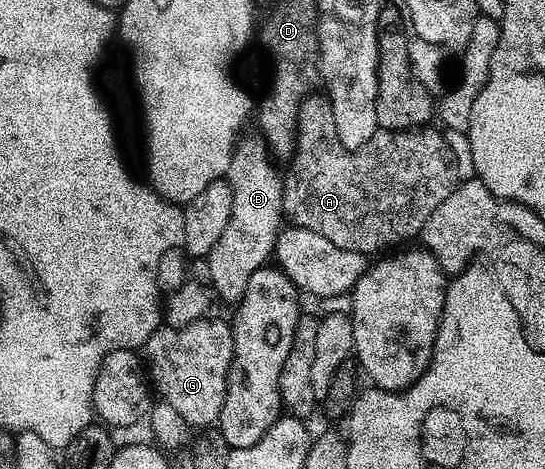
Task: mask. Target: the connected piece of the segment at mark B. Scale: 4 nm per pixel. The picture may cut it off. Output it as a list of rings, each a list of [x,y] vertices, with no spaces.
[[[241,136],[237,140],[236,150],[230,159],[230,167],[228,168],[226,184],[234,195],[228,230],[222,235],[222,239],[218,239],[218,243],[214,243],[214,247],[208,252],[206,258],[209,277],[207,280],[210,282],[215,296],[219,300],[221,297],[222,300],[232,301],[232,303],[239,303],[242,299],[246,291],[246,283],[250,283],[250,275],[254,275],[254,271],[263,269],[269,264],[276,247],[276,236],[280,234],[281,228],[286,221],[284,212],[284,181],[281,174],[280,177],[276,174],[277,162],[272,154],[269,153],[268,144],[264,142],[262,136],[248,136]]]

